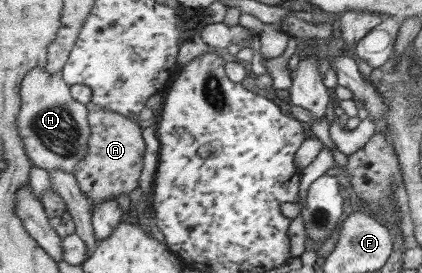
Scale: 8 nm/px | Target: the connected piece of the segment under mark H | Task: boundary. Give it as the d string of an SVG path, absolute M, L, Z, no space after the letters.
M45 68L32 69L24 74L18 97L20 110L16 114L16 129L28 159L42 170L64 170L72 174L76 162L88 152L90 125L86 120L85 105L72 98L60 72L48 74Z

